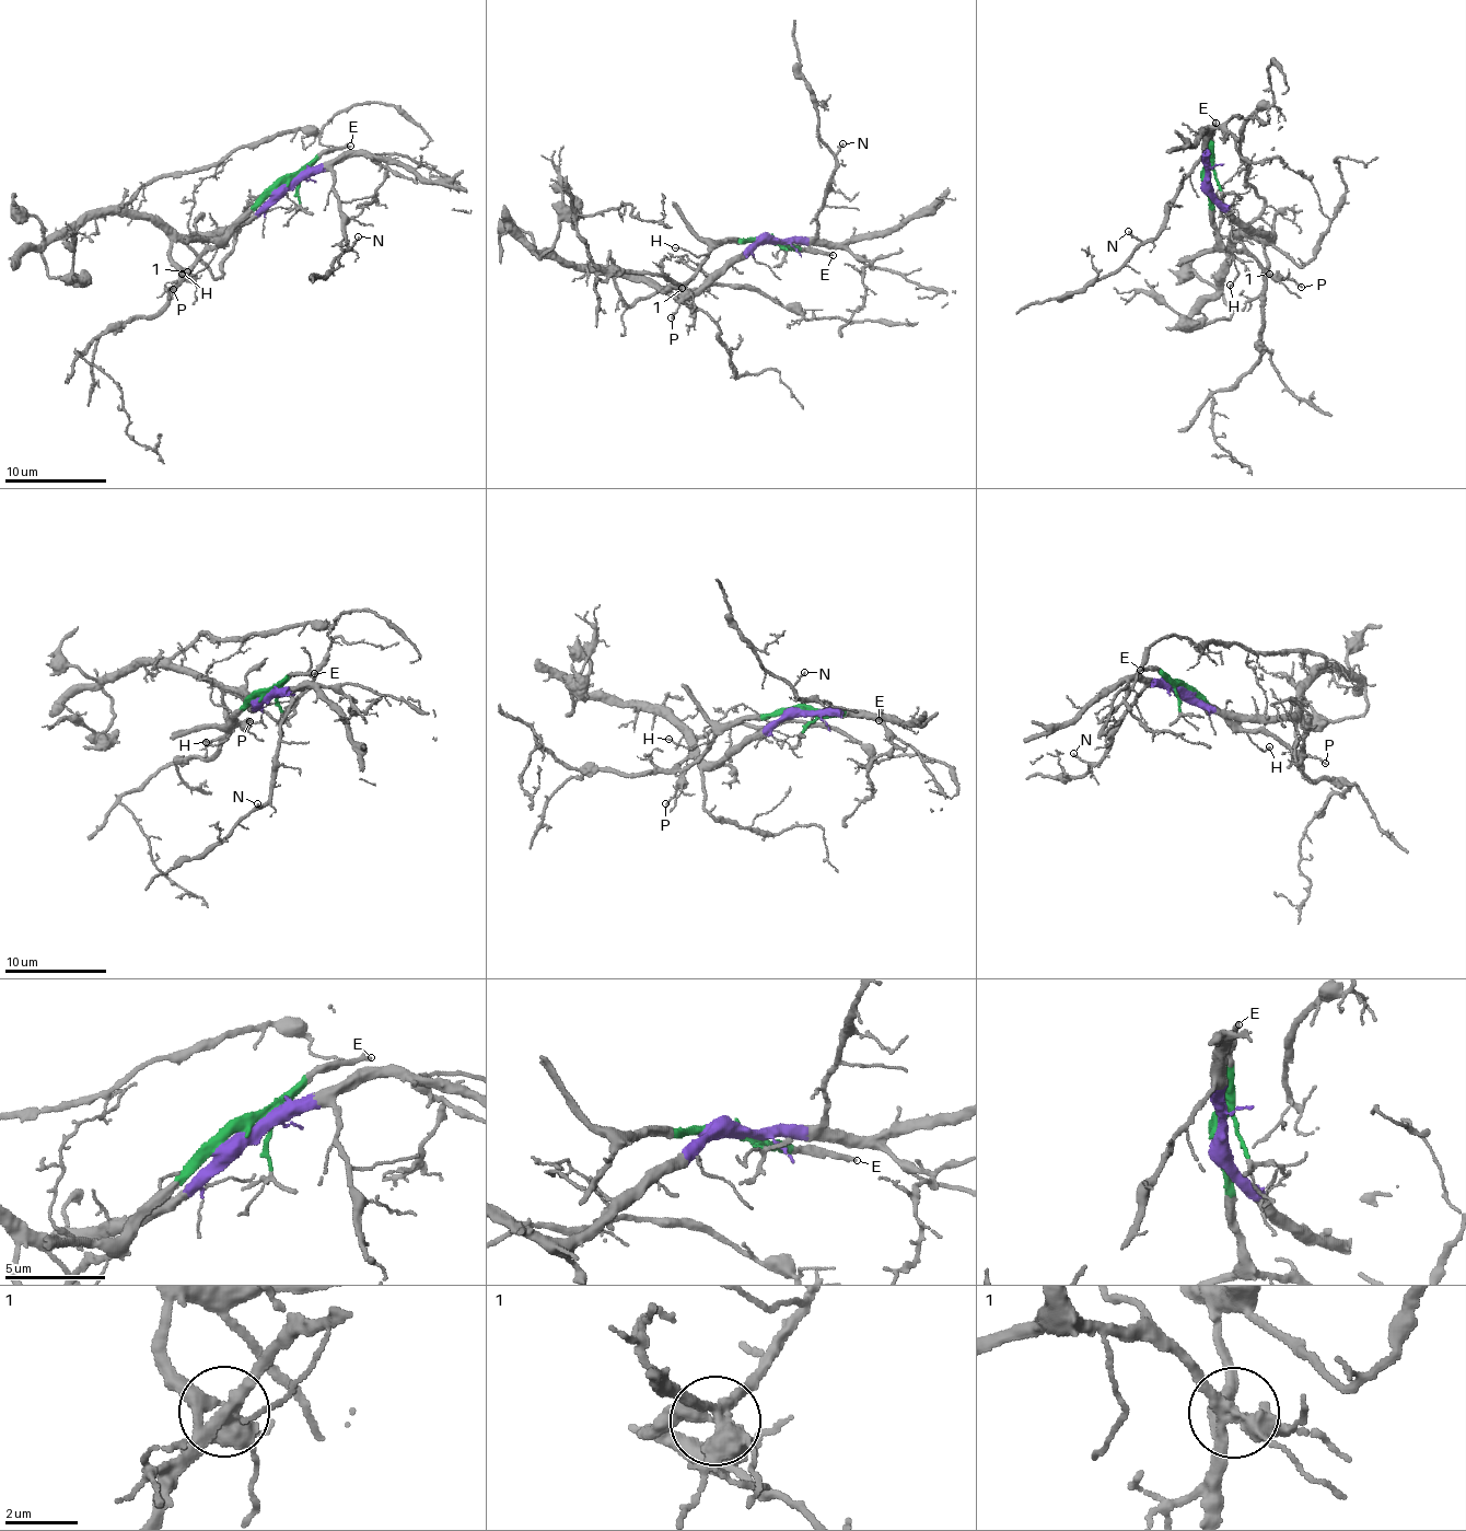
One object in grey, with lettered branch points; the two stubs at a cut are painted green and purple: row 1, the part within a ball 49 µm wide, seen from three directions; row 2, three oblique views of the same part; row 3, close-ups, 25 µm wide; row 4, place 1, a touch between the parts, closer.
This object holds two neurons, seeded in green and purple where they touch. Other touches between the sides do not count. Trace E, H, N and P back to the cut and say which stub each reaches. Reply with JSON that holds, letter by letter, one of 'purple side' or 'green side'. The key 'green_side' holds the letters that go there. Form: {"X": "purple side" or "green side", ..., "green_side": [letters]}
{"E": "green side", "H": "green side", "N": "purple side", "P": "green side", "green_side": ["E", "H", "P"]}

